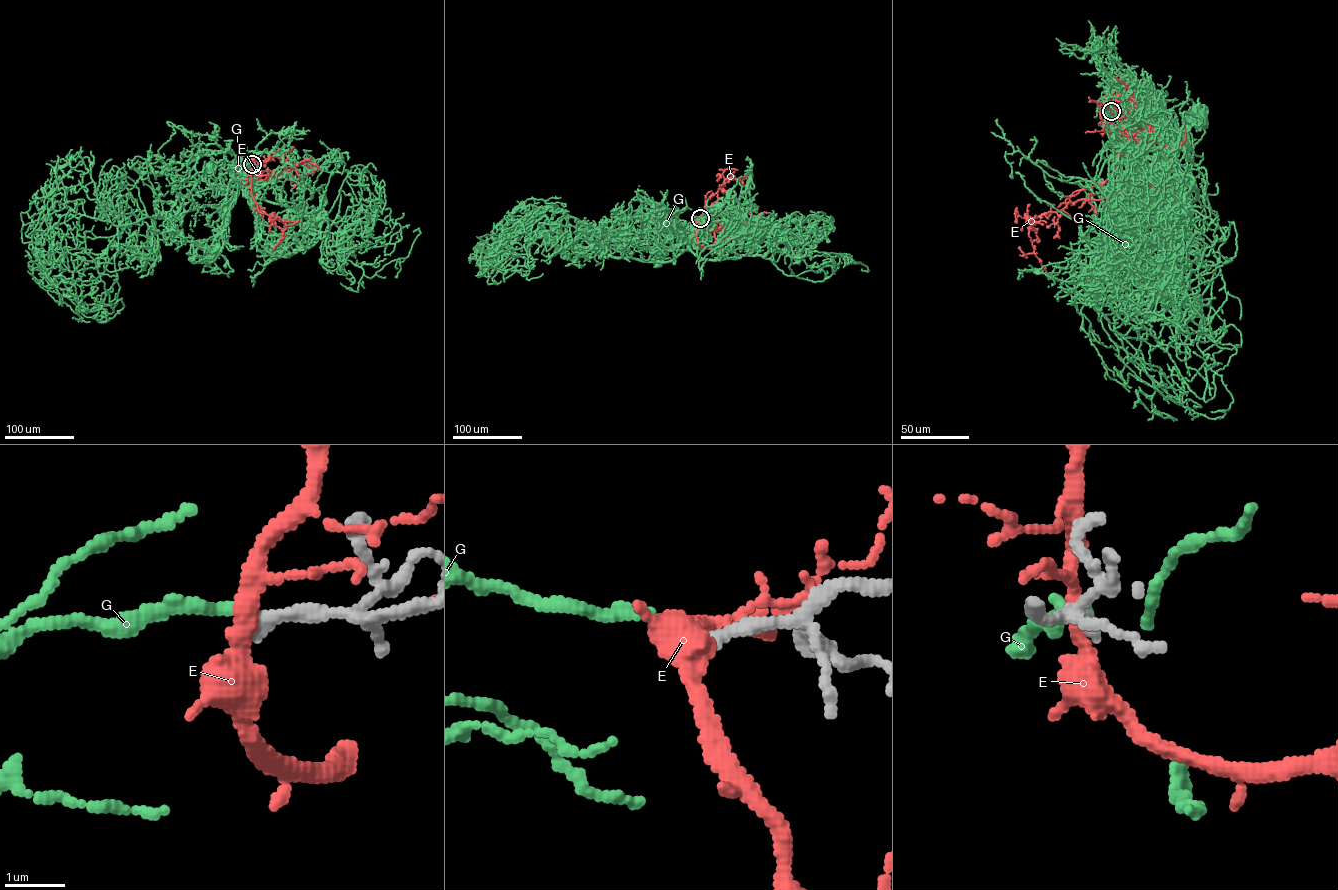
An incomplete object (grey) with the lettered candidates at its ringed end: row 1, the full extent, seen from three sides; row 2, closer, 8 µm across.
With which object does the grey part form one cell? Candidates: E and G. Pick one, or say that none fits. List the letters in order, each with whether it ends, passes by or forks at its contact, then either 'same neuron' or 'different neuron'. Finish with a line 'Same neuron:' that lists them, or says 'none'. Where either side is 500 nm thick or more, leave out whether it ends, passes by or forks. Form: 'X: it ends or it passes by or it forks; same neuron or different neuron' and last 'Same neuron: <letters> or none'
E: it forks; different neuron
G: it ends; same neuron
Same neuron: G

